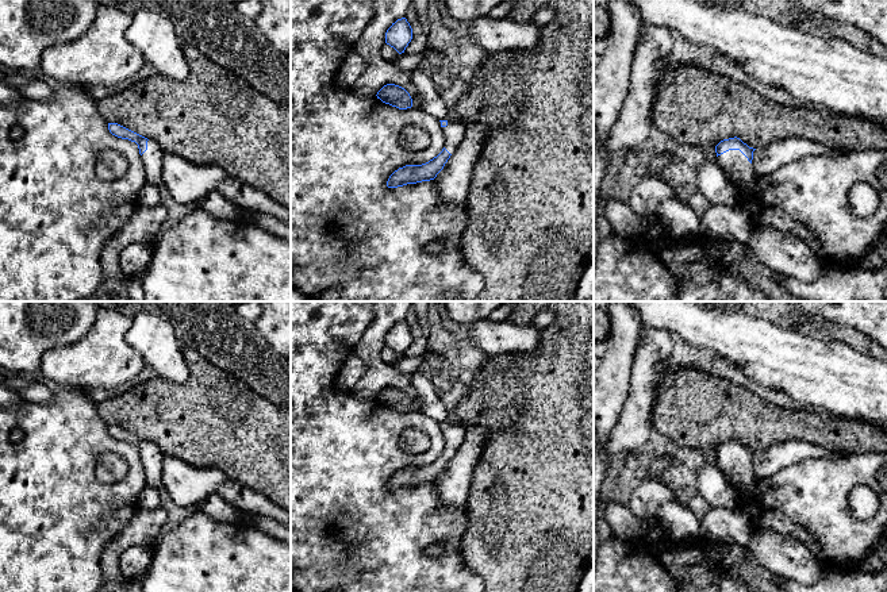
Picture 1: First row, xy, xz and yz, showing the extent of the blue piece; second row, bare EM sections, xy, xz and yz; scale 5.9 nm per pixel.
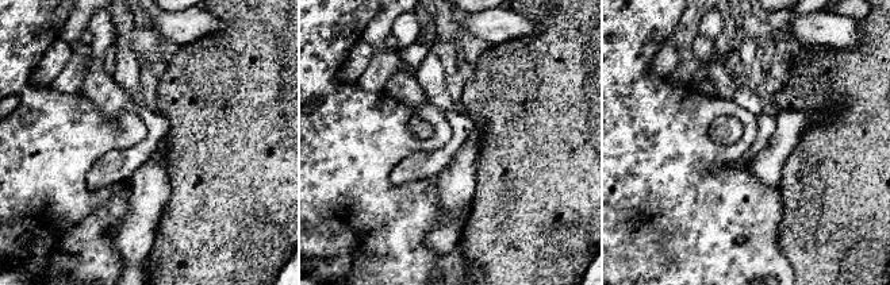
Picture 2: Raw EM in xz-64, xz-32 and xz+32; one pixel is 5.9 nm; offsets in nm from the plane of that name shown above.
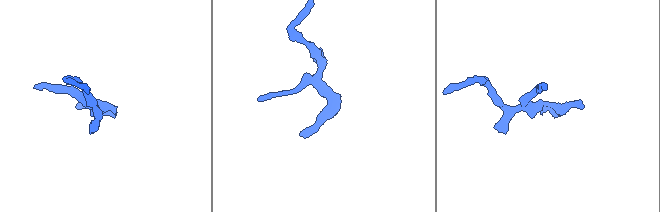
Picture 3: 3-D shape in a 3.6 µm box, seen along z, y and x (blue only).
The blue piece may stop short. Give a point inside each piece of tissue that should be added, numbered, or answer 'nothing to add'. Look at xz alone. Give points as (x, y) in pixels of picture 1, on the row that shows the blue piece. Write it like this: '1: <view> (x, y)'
1: xz (454, 133)

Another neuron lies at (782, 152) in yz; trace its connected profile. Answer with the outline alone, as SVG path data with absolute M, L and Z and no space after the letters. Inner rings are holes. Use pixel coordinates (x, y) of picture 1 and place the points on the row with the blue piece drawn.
M800 137L779 139L753 151L753 178L757 180L786 164L818 154L842 155L846 153Z

